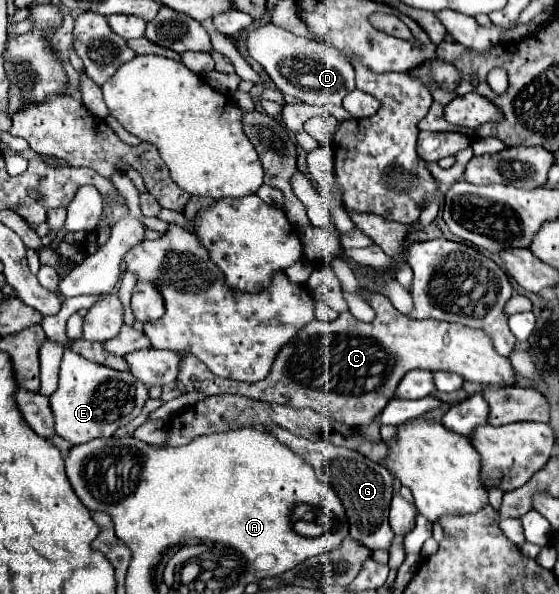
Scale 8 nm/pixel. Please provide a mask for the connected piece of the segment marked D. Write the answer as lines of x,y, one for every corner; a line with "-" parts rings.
265,23
249,31
247,51
267,71
283,95
297,97
307,105
341,105
343,97
355,89
355,73
343,53
329,43
297,37
295,33
273,23

